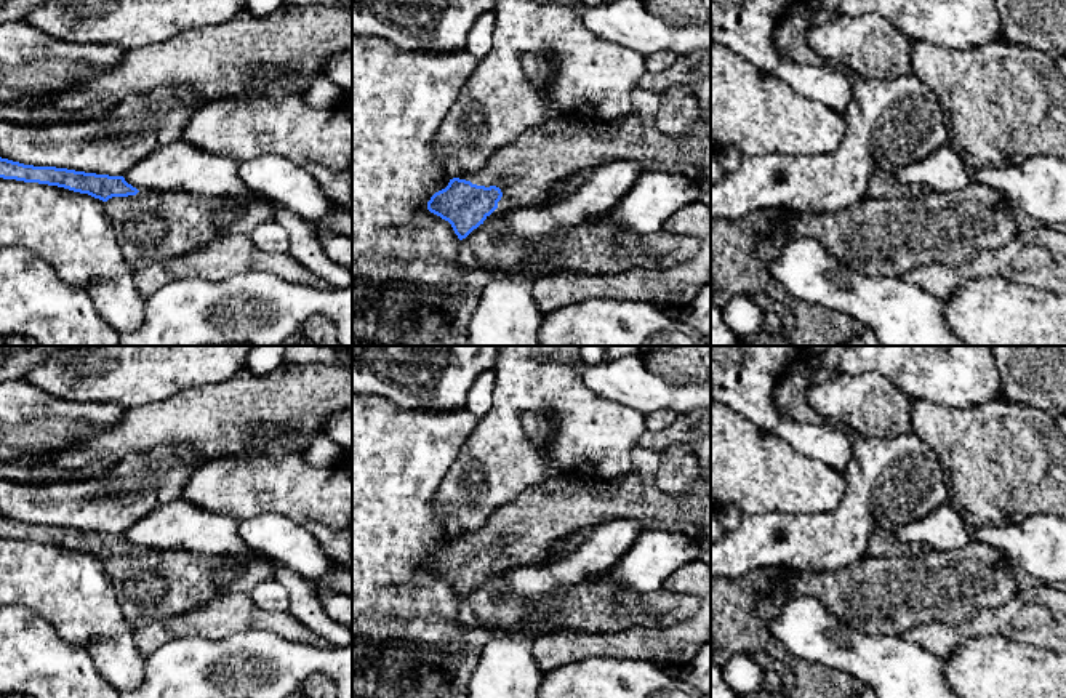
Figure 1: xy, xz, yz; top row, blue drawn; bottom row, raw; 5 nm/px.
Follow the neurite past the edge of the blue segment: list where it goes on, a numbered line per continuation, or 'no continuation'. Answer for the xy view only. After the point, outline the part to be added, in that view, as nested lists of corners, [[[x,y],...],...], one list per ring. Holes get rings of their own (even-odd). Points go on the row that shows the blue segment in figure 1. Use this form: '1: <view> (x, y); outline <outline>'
no continuation

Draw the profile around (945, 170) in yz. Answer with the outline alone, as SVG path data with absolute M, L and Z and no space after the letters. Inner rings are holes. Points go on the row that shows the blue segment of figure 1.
M948 144L935 149L922 160L900 165L893 176L900 183L919 184L932 192L949 194L970 184L970 163L954 144Z

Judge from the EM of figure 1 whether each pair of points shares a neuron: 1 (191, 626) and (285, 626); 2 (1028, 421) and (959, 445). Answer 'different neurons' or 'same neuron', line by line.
1: same neuron
2: same neuron

